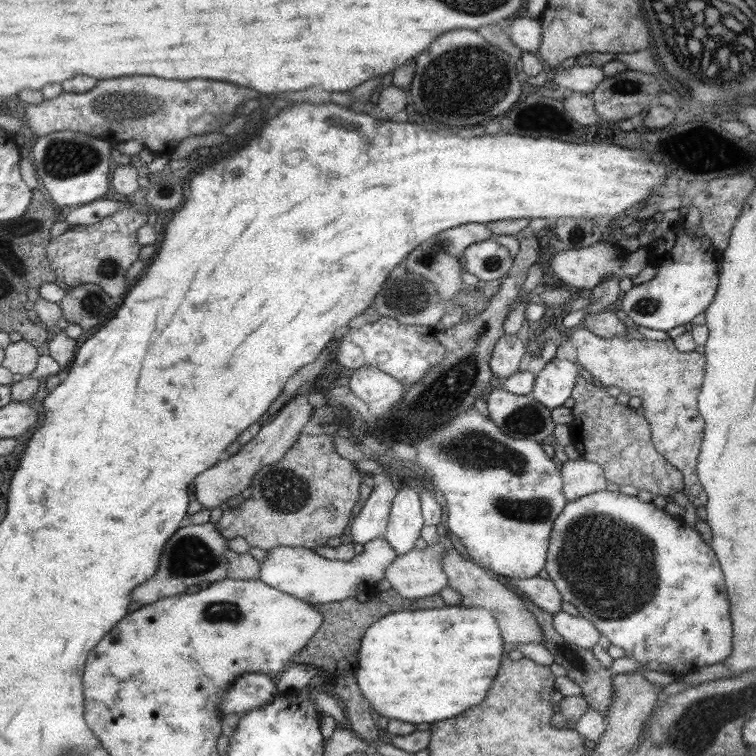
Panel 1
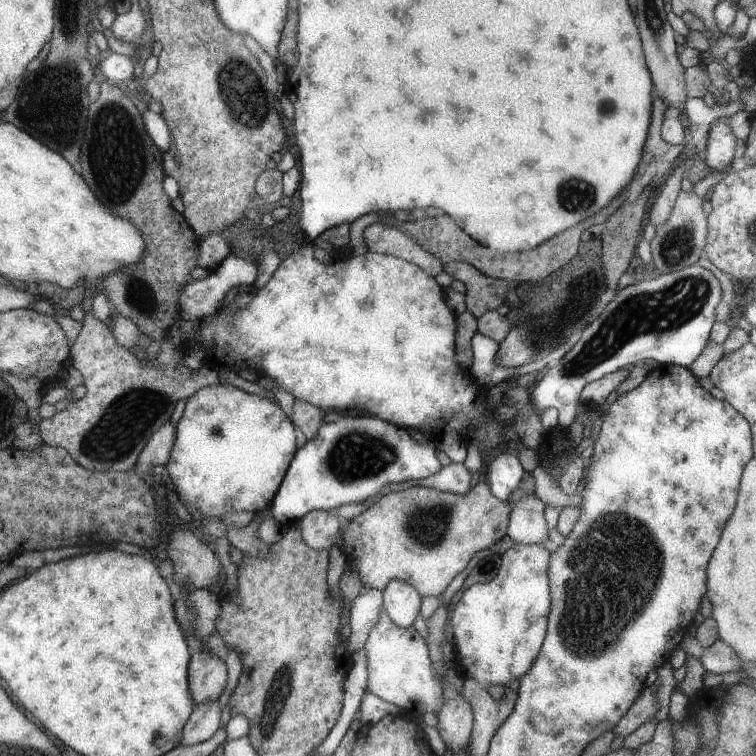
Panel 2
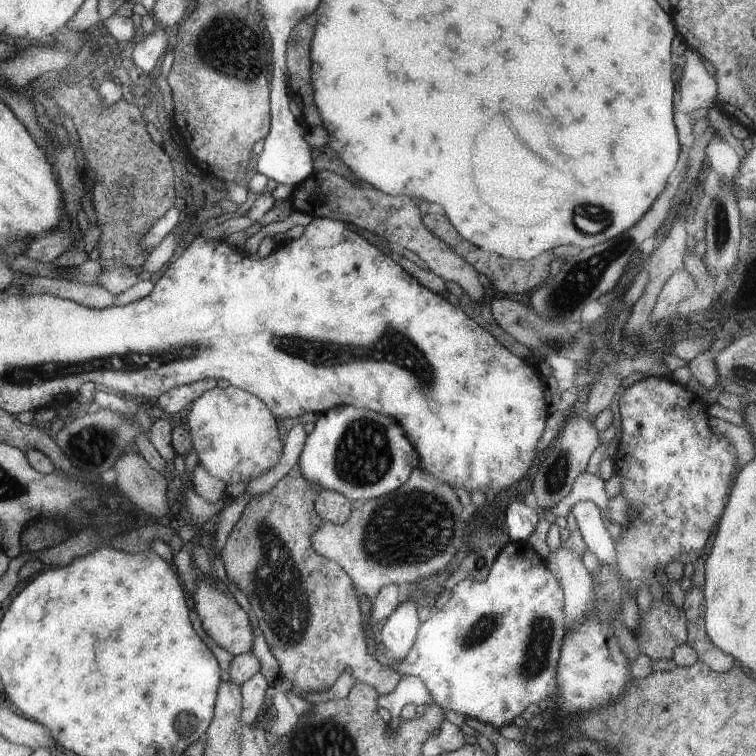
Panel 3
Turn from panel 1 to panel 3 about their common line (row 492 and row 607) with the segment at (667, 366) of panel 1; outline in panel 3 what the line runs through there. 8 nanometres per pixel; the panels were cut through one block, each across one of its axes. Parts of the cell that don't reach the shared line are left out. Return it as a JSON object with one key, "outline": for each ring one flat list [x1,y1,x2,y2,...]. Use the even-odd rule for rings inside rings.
{"outline":[[691,586,689,592,684,594,682,610,686,617,687,640,685,644,696,652,698,660,717,672,726,671,734,666,734,657,719,650,706,635,704,594]]}

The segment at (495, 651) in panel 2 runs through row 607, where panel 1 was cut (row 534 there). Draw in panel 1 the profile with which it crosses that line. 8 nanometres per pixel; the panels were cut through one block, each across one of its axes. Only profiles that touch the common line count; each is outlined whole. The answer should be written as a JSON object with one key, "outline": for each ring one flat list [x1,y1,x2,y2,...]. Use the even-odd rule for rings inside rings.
{"outline":[[473,407,469,412,457,414,455,418,451,418,449,423,442,423,439,427,433,428,427,435,419,435,416,442,412,445,416,450,415,460,411,466,418,465,426,473,430,483,433,484,435,490,440,490,445,496,446,508,444,510,443,523,451,532,461,541,465,547,469,559,475,564,481,566,484,570,503,575,508,578,526,579,537,576,539,570,543,570,546,564,546,550,549,547,549,538,553,528,553,522,557,519,563,508,566,507,567,501,565,493,562,491,562,474,555,468,555,464,547,458,547,454,541,450,539,443,529,439,514,439,503,434,502,430,494,424,494,421,479,414]]}

